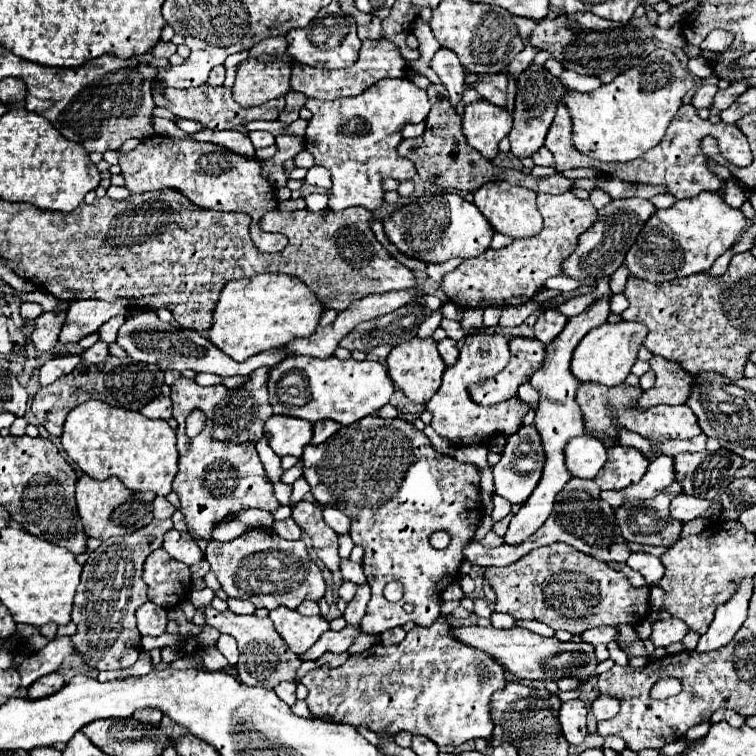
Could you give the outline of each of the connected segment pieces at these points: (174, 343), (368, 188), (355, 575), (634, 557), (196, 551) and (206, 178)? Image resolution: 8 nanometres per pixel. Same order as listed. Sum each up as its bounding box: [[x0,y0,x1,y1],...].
[[117,311,289,377],[305,79,429,211],[341,559,365,585],[627,553,665,585],[163,529,203,565],[119,135,287,253]]

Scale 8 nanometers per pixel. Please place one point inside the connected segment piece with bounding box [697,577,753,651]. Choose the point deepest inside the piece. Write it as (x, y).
(730, 616)

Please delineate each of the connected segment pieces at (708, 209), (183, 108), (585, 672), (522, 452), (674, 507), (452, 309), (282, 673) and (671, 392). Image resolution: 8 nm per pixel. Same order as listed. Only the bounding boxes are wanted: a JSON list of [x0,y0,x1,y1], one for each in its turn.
[[625,193,745,283],[153,83,285,129],[451,627,597,681],[493,427,545,505],[669,495,711,523],[441,301,463,321],[201,605,301,689],[637,357,693,409]]

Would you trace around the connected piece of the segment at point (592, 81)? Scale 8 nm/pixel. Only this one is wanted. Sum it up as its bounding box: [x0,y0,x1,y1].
[559,71,601,91]

